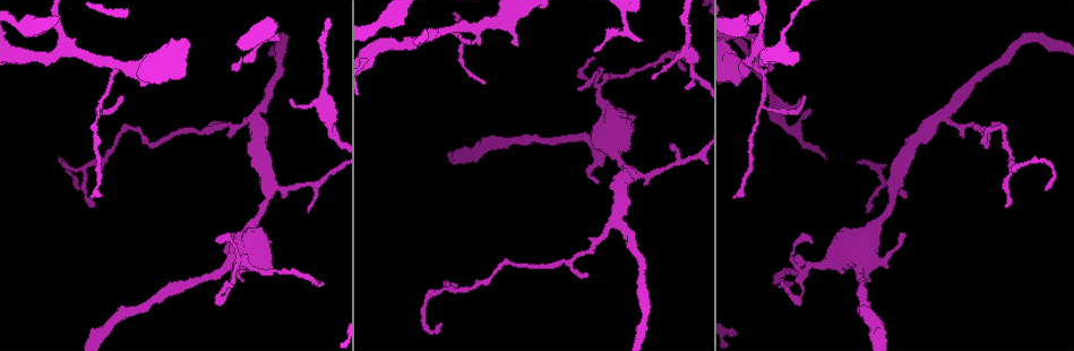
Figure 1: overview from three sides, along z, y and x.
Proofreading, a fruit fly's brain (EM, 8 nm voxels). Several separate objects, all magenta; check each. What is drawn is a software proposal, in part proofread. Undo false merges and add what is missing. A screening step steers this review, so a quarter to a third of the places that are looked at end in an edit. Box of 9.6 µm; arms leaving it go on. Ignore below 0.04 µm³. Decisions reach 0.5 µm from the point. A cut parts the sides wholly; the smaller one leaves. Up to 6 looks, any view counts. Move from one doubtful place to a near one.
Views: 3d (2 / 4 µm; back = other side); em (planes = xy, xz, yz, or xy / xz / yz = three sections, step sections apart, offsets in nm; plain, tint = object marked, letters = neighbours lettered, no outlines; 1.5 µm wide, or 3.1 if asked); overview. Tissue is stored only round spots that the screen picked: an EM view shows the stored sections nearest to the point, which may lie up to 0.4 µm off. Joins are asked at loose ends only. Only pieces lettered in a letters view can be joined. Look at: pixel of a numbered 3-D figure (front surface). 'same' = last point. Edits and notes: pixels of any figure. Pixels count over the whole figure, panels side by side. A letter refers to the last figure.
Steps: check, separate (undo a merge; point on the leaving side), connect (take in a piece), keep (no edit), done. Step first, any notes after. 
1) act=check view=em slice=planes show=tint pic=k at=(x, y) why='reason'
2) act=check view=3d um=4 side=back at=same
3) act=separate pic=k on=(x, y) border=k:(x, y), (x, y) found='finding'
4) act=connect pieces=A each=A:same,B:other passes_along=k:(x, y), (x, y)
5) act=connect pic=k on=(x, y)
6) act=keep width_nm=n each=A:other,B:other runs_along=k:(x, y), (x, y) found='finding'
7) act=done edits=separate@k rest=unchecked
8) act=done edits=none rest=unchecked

act=check view=em slice=planes show=plain pic=1 at=(279, 39) why='an open end'

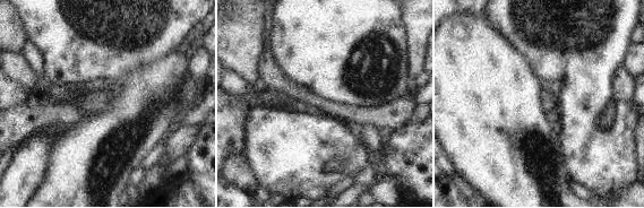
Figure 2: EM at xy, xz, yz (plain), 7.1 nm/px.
act=check view=em slice=planes show=letters at=same

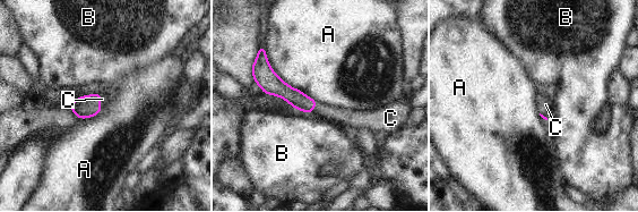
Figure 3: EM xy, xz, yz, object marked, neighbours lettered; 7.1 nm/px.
act=connect pieces=C each=A:other,B:other,C:same passes_along=3:(295, 98), (313, 107), (345, 117) found='it goes on there'

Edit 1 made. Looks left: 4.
act=check view=overview why='redraw'

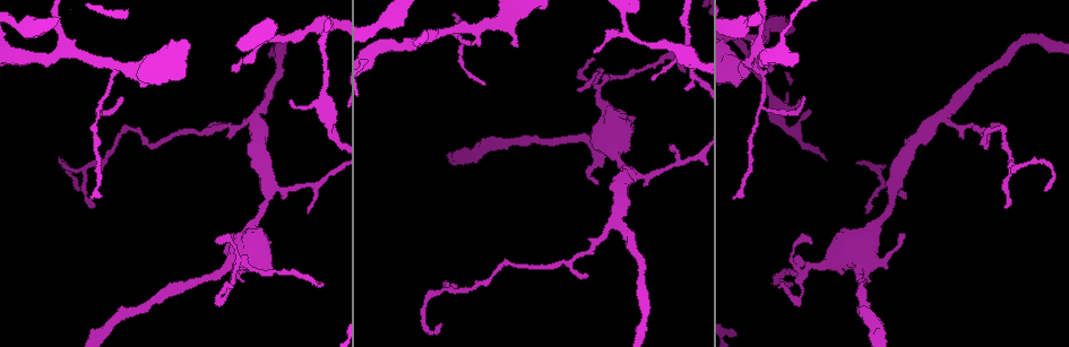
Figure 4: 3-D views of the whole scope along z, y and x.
act=check view=3d um=4 side=back pic=4 at=(122, 96) why='an open end'

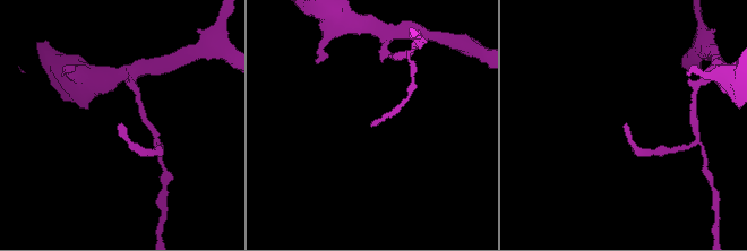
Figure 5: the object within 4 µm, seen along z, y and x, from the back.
act=check view=em slice=planes show=letters pic=5 at=(372, 124)

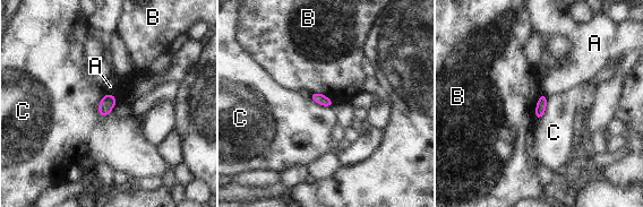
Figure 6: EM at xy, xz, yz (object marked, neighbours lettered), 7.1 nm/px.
act=keep width_nm=70 each=A:other,B:other,C:other found='no lettered piece goes on from it'

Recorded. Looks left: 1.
act=done edits=connect@3 rest=unchecked

